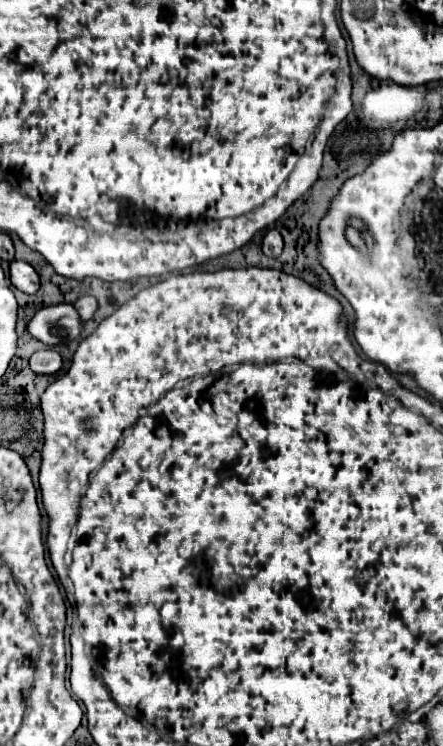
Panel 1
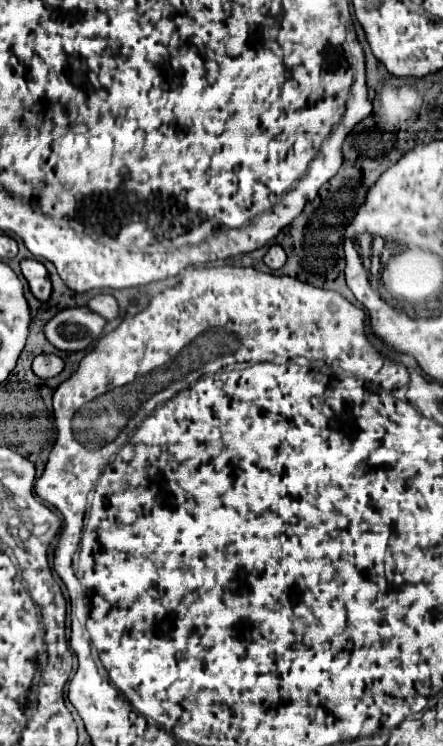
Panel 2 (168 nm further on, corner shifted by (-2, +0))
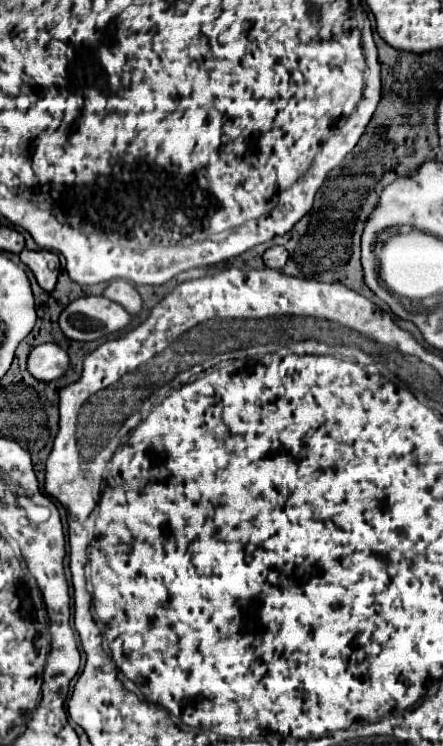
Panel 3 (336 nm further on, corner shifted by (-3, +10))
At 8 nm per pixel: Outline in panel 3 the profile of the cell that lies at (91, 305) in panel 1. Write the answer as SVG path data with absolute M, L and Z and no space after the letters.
M113 281L109 283L109 287L103 291L103 295L111 301L117 301L121 303L129 313L139 313L141 311L141 295L137 293L135 285L133 283L127 283L127 281Z

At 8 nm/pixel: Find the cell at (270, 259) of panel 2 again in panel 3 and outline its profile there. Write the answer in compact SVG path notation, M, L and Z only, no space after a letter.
M271 247L263 253L263 261L265 261L265 267L269 269L283 269L285 261L287 261L287 251L285 247Z

